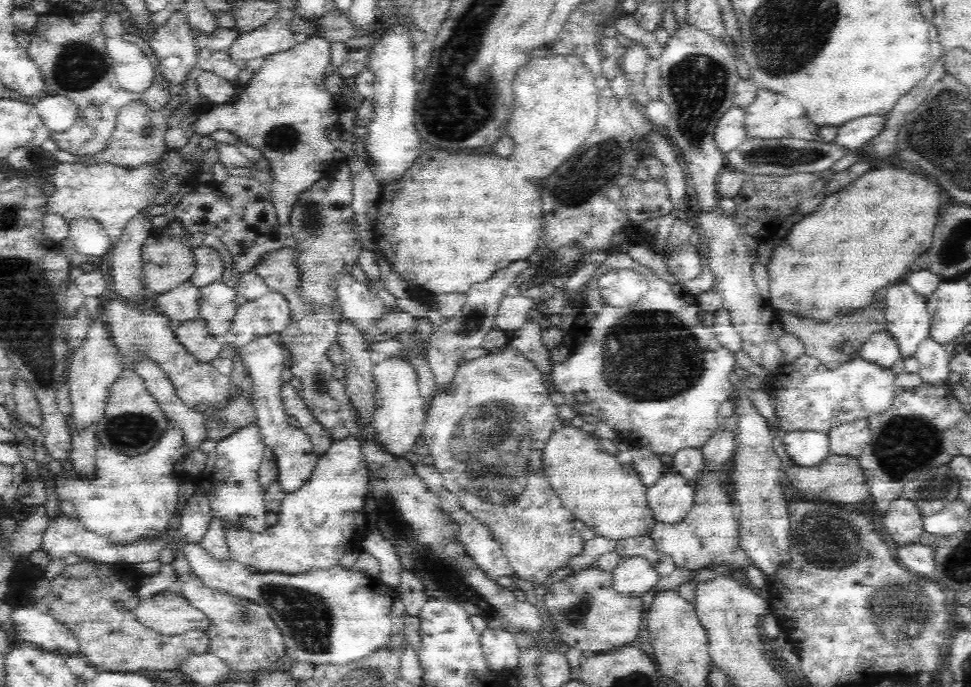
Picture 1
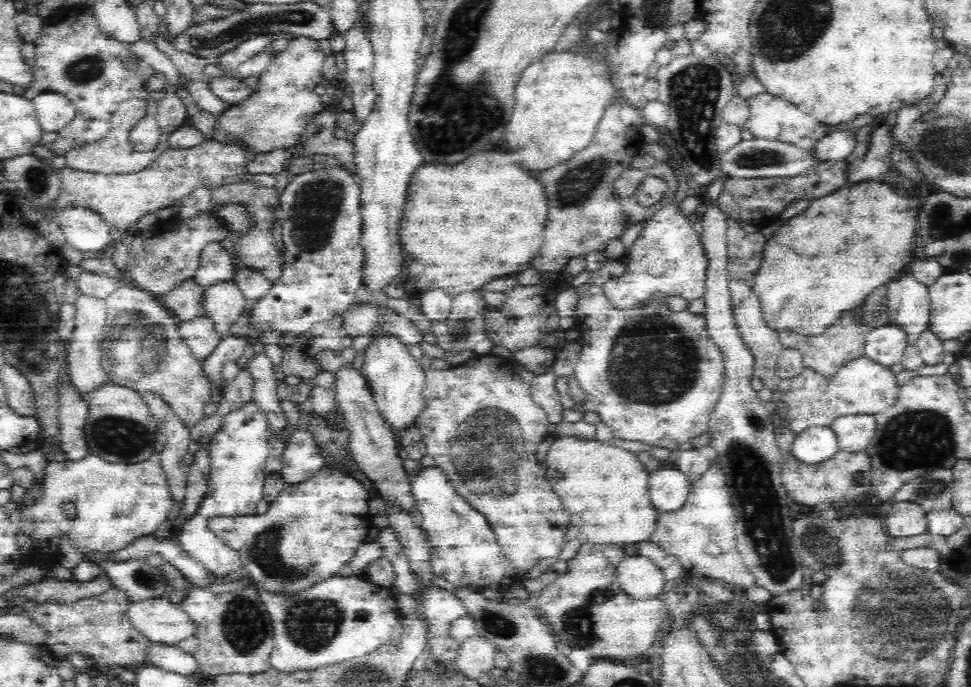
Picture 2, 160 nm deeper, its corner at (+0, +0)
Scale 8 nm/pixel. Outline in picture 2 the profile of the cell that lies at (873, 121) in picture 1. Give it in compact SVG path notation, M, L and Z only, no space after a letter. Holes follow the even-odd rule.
M855 128L850 130L836 130L836 132L828 133L824 138L821 138L816 146L812 149L816 159L822 161L844 161L856 146L856 132Z

